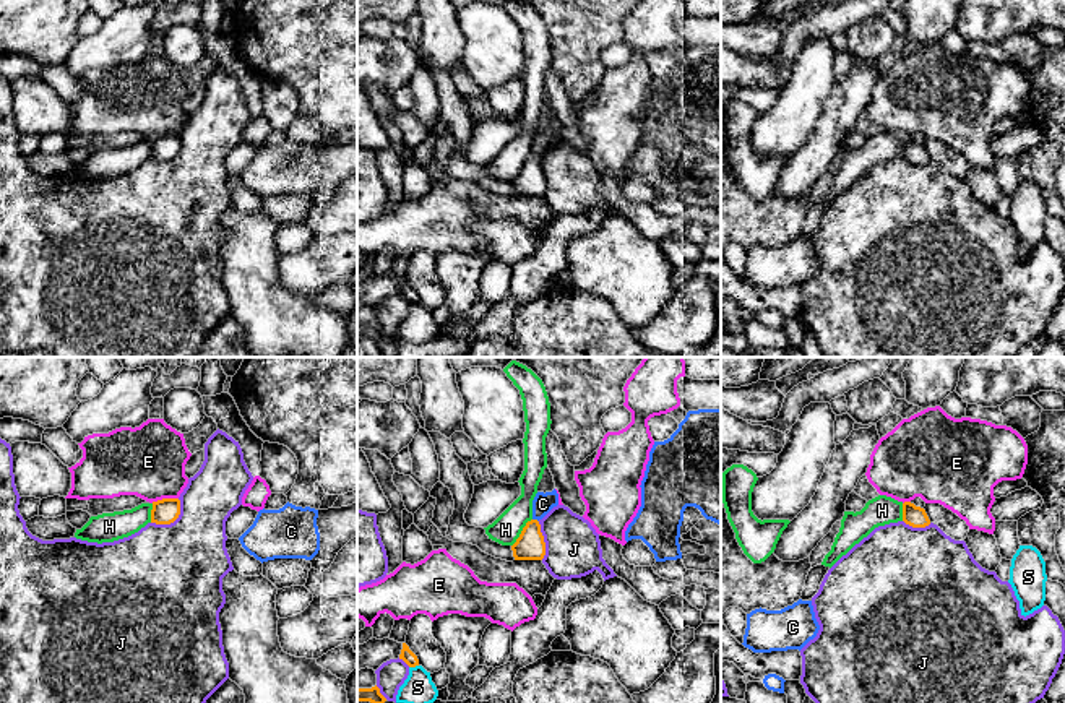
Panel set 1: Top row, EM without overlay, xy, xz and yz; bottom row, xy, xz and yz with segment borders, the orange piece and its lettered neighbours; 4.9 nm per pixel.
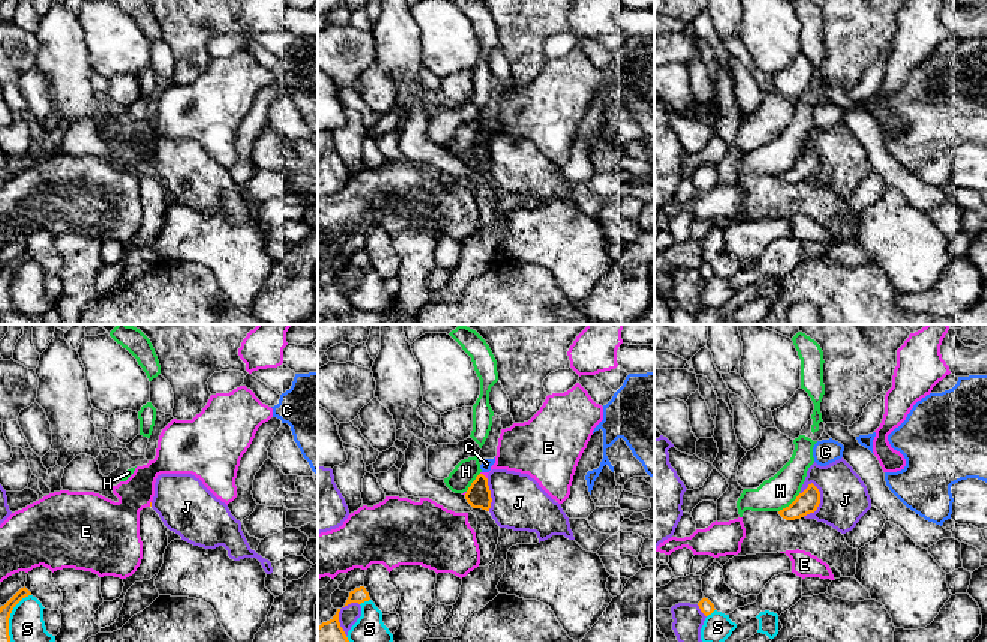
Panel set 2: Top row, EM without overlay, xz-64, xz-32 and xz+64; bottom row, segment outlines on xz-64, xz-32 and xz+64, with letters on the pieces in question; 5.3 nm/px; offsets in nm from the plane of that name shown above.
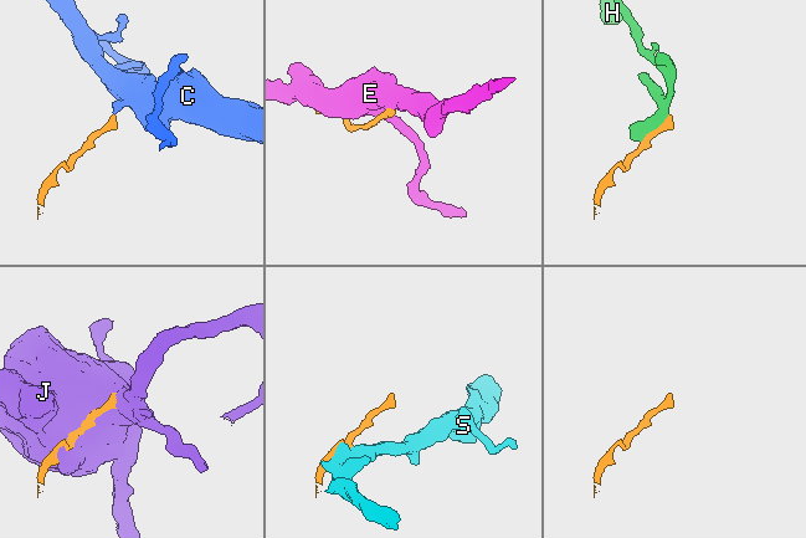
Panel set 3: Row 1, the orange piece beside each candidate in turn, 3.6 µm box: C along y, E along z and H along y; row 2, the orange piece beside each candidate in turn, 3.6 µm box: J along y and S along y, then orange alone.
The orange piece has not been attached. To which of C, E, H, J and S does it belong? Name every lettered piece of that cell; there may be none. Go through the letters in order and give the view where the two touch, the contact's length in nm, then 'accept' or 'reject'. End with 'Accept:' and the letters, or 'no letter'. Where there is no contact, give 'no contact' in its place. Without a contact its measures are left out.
C: contact in xz; length 40 nm; accept
E: contact in xy; length 140 nm; reject
H: contact in xz; length 170 nm; reject
J: contact in xy; length 190 nm; reject
S: contact in xz; length 50 nm; reject
Accept: C

